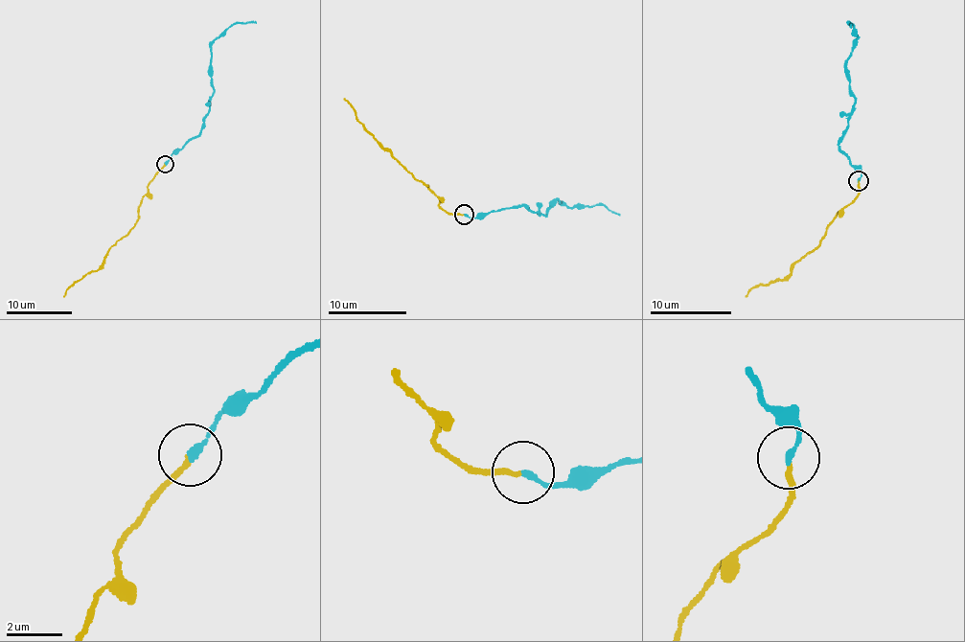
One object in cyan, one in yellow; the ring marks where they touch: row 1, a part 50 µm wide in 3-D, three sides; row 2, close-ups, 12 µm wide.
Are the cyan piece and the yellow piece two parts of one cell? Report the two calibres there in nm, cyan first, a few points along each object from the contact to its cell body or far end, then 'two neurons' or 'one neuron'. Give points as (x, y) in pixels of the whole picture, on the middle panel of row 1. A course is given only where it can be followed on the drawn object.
240/170 nm | cyan via (463, 215), (482, 217), (522, 205), (546, 216), (555, 199), (571, 207), (601, 205), (619, 215) | yellow via (463, 215), (448, 214), (438, 205), (437, 195), (377, 140), (356, 118), (354, 106), (344, 99) | two neurons

